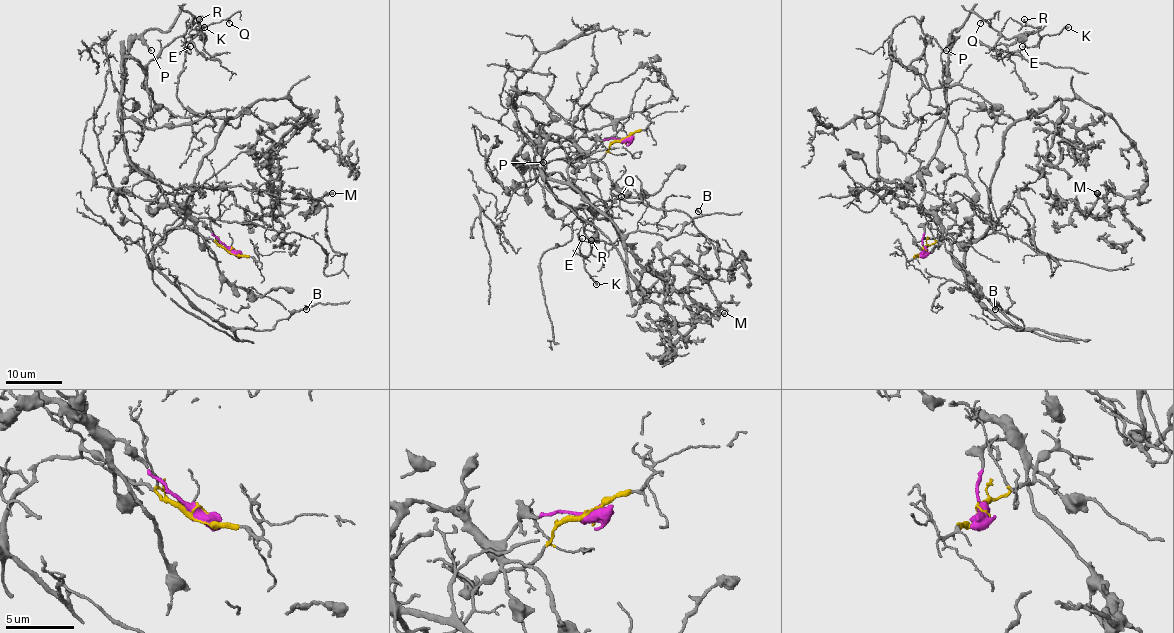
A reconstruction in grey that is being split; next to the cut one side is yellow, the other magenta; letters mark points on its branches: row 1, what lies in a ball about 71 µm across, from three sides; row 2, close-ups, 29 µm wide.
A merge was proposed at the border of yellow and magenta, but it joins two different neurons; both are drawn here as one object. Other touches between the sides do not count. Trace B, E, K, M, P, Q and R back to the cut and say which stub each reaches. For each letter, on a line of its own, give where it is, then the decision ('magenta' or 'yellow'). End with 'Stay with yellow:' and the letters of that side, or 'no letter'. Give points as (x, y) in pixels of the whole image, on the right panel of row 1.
B: place (995, 309); yellow
E: place (1022, 46); magenta
K: place (1068, 27); magenta
M: place (1097, 193); yellow
P: place (946, 50); magenta
Q: place (980, 23); magenta
R: place (1024, 19); magenta
Stay with yellow: B, M

